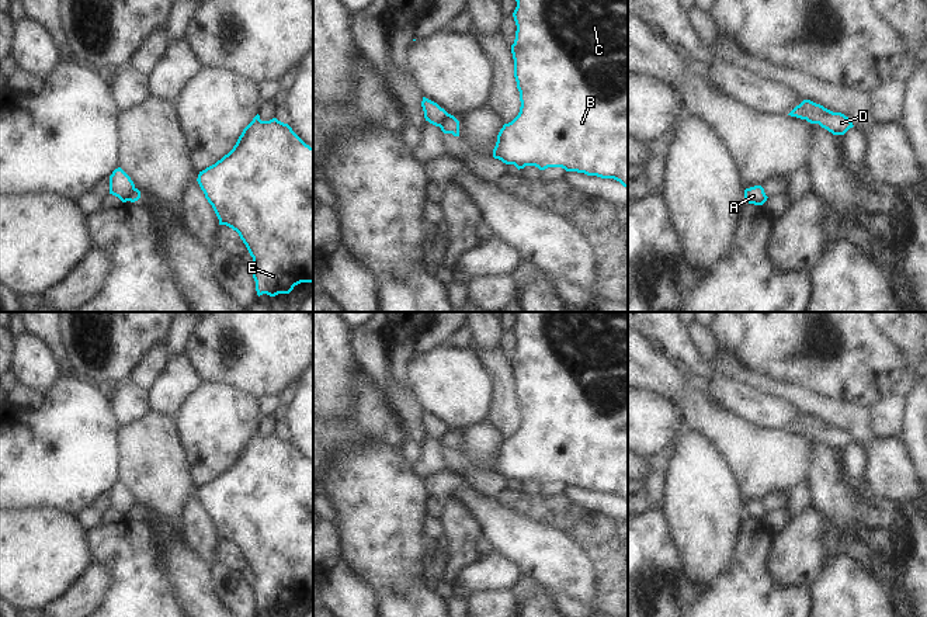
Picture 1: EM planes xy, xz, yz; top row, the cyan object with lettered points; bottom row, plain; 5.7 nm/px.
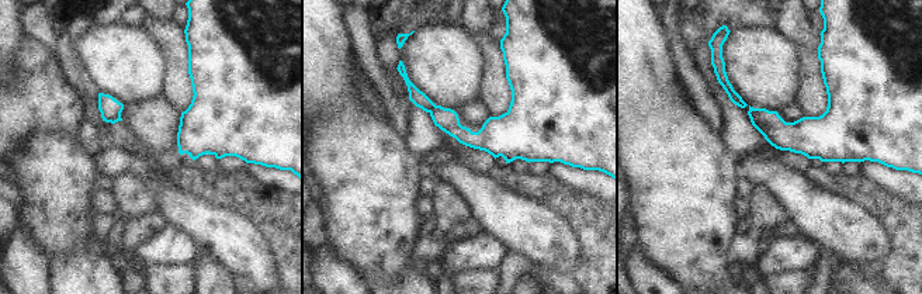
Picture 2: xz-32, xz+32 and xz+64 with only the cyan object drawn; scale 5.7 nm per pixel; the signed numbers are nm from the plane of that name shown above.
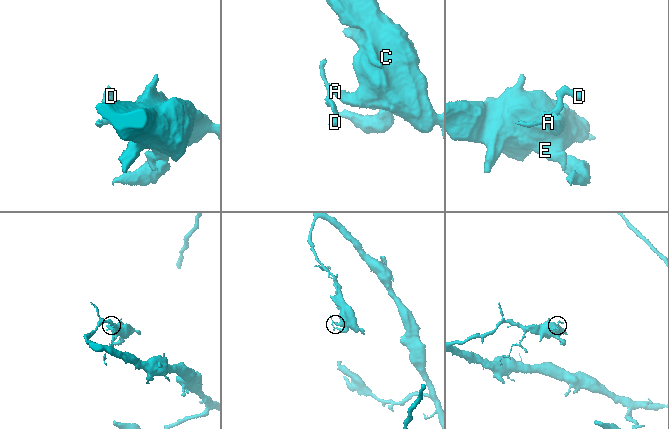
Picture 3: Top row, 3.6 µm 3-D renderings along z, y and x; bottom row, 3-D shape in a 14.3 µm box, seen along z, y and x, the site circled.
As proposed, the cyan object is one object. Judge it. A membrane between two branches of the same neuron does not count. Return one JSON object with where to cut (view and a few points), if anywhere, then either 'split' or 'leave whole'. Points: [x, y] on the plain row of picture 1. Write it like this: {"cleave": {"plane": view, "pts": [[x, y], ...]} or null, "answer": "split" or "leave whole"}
{"cleave": {"plane": "xz", "pts": [[448, 429], [440, 442]]}, "answer": "split"}

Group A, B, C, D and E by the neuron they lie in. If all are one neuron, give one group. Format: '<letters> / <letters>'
A B C E / D

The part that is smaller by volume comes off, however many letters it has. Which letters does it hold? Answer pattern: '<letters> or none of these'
D

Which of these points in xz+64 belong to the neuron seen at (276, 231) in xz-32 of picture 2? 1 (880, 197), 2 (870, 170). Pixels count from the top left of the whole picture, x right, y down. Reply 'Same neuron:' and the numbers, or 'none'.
Same neuron: 1

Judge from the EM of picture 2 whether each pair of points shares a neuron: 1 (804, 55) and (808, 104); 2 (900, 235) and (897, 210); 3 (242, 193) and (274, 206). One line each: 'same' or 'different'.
1: same
2: same
3: same

